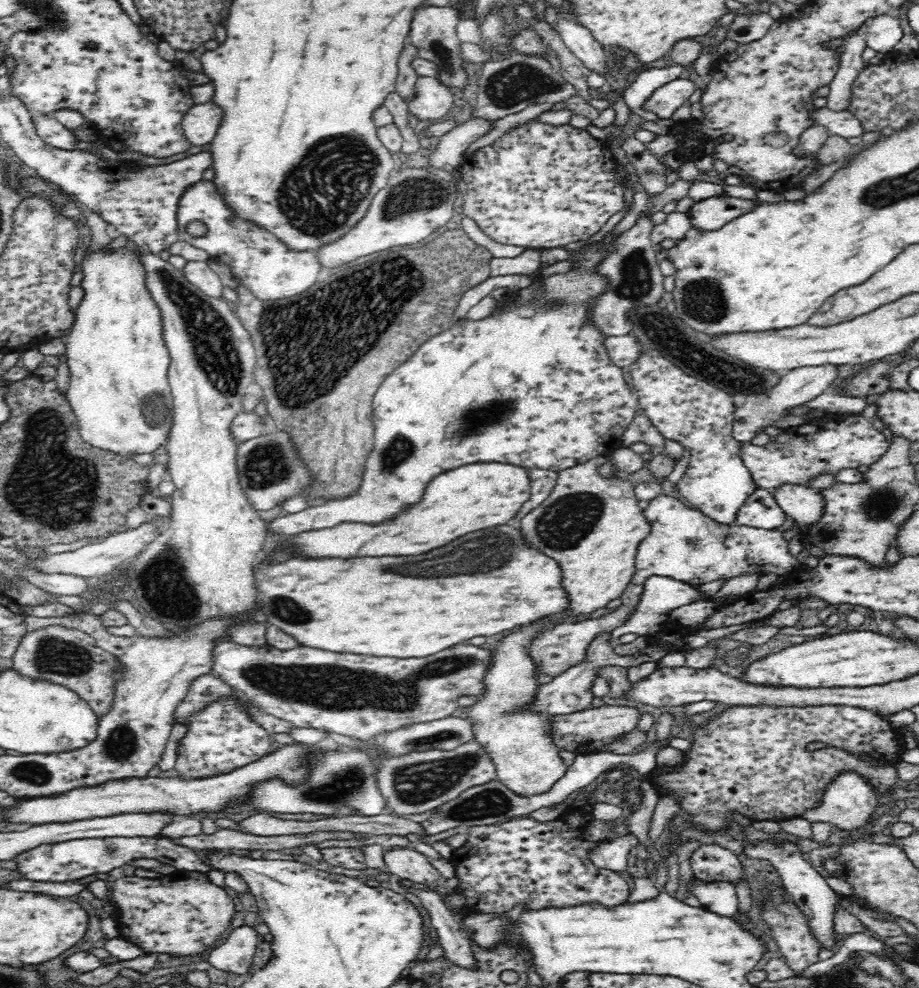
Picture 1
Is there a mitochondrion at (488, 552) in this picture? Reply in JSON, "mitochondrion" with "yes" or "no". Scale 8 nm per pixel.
{"mitochondrion":"yes"}

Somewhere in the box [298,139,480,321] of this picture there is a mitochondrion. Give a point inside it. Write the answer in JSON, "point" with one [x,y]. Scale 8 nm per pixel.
{"point":[417,193]}

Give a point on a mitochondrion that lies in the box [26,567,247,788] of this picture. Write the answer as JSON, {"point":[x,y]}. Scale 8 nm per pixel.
{"point":[54,655]}

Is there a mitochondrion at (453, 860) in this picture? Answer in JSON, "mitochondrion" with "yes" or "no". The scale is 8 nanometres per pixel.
{"mitochondrion":"no"}

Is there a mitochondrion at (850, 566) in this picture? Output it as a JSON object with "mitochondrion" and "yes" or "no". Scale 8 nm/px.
{"mitochondrion":"no"}

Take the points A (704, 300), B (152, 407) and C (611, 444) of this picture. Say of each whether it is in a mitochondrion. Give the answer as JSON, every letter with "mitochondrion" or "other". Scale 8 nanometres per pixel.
{"A":"mitochondrion","B":"mitochondrion","C":"other"}

